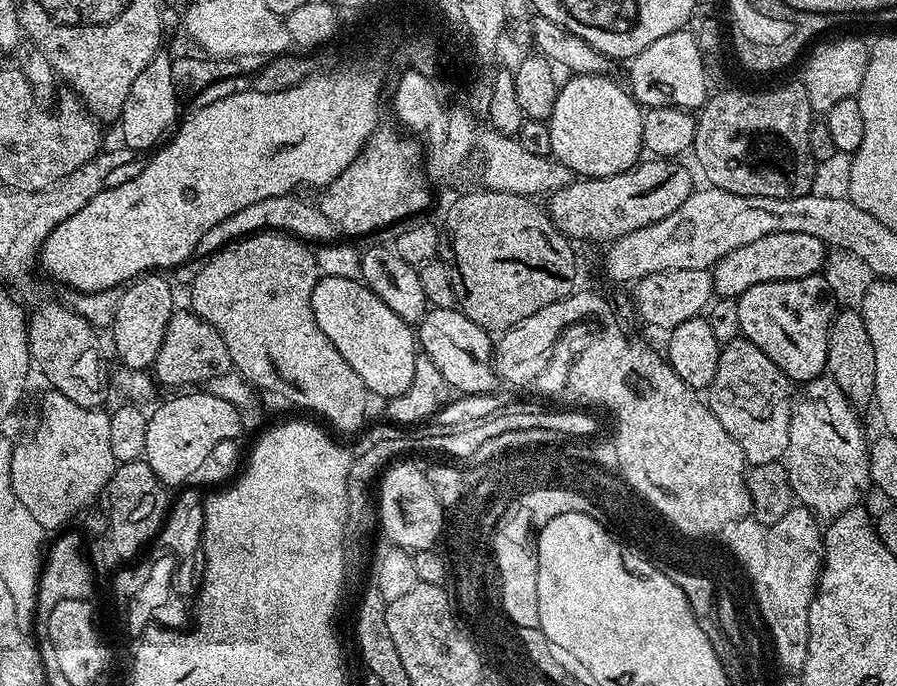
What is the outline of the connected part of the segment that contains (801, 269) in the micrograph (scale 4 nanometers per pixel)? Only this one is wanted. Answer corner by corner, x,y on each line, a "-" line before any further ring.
766,234
766,238
758,238
758,242
749,242
747,246
738,246
738,250
730,250
717,264
713,264
712,291
720,298
739,298
750,286
758,286
762,282
782,282
797,280
807,276
815,276
825,267
826,245
814,234

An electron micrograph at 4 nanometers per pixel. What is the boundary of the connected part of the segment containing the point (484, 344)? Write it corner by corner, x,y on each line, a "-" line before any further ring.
429,307
418,325
418,348
438,366
442,378
460,394
492,394
498,383
494,367
494,352
488,348
489,333
482,326
470,322
459,307

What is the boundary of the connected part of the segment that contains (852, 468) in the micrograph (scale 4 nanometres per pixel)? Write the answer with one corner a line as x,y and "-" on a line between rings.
827,374
818,377
816,380
809,380
803,385
804,388
799,389
798,395
795,397
792,405
792,417
790,418
790,442
784,451
784,459
782,461
785,470
788,472
790,478
790,486
792,487
792,495
803,507
810,509
821,521
827,522
840,516
846,510
857,507
861,503
860,500
864,496
864,491
869,491
872,479
870,478
870,462
868,461
868,445
870,443
869,437
864,437
864,428
860,425
860,420
856,417
857,409
848,400
846,394
839,389
839,386
832,381

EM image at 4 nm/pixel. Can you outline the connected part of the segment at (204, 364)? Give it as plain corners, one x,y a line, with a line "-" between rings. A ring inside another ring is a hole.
186,309
173,311
166,326
162,349
152,367
155,381
170,386
172,390
192,388
207,384
216,377
227,375
232,368
232,359
222,336
195,312
-
182,386
181,388
178,388

